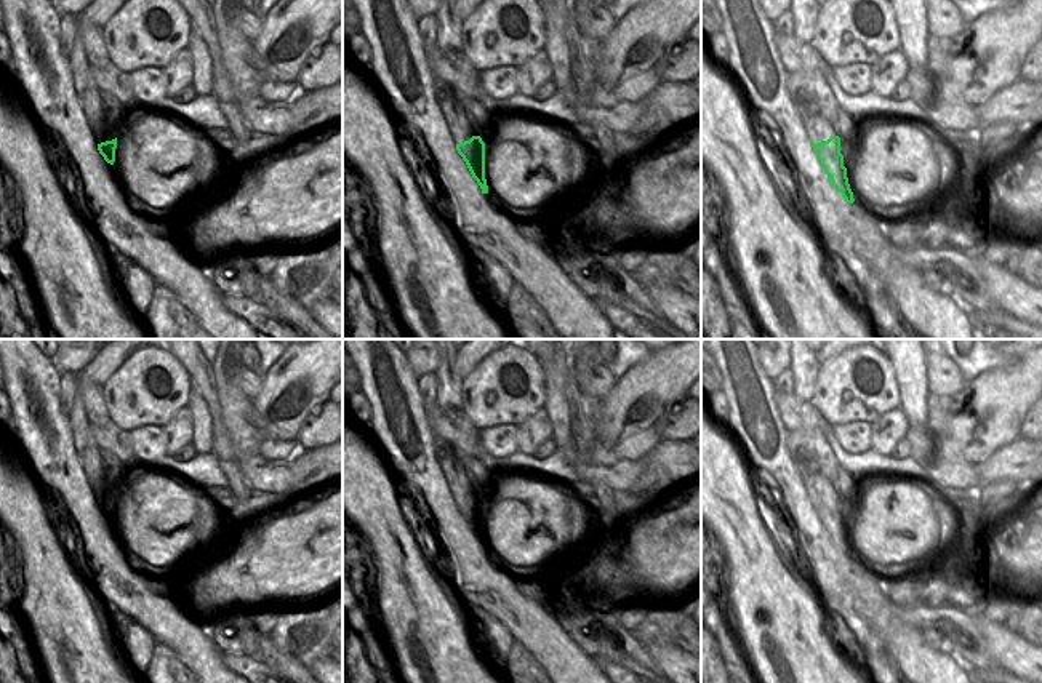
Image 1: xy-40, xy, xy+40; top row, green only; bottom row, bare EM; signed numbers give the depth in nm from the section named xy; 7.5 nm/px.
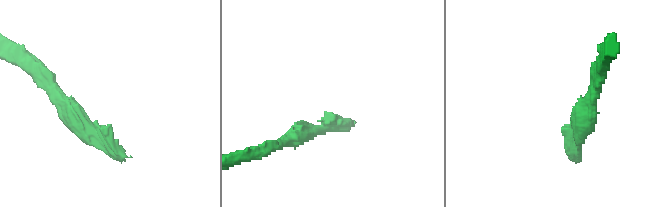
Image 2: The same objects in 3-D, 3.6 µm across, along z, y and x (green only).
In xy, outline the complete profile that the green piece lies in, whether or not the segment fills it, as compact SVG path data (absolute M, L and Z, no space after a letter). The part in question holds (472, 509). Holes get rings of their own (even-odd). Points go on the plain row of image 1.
M472 494L469 499L456 502L458 512L466 520L472 536L482 547L482 552L488 552L485 537L485 501L480 494Z

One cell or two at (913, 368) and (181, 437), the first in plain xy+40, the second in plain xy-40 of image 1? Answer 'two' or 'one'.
two

